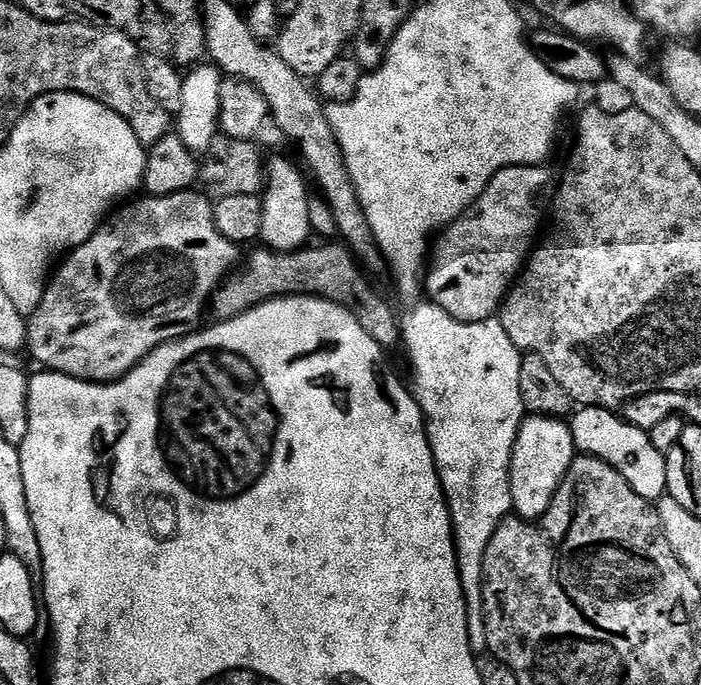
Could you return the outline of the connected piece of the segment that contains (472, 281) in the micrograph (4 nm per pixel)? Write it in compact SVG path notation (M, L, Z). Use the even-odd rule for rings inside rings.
M548 166L503 168L501 172L494 174L483 194L454 223L439 233L430 252L430 263L426 268L427 299L442 310L446 310L446 314L450 314L458 322L473 324L493 319L499 313L505 296L516 283L533 251L540 219L543 216L545 219L553 192L554 176L552 180L552 172Z

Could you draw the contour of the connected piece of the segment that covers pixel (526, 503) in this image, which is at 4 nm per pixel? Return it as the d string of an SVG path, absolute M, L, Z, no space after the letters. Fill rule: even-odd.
M525 415L518 430L518 438L510 466L512 512L522 520L537 520L550 506L558 486L570 470L578 453L572 429L555 416Z

